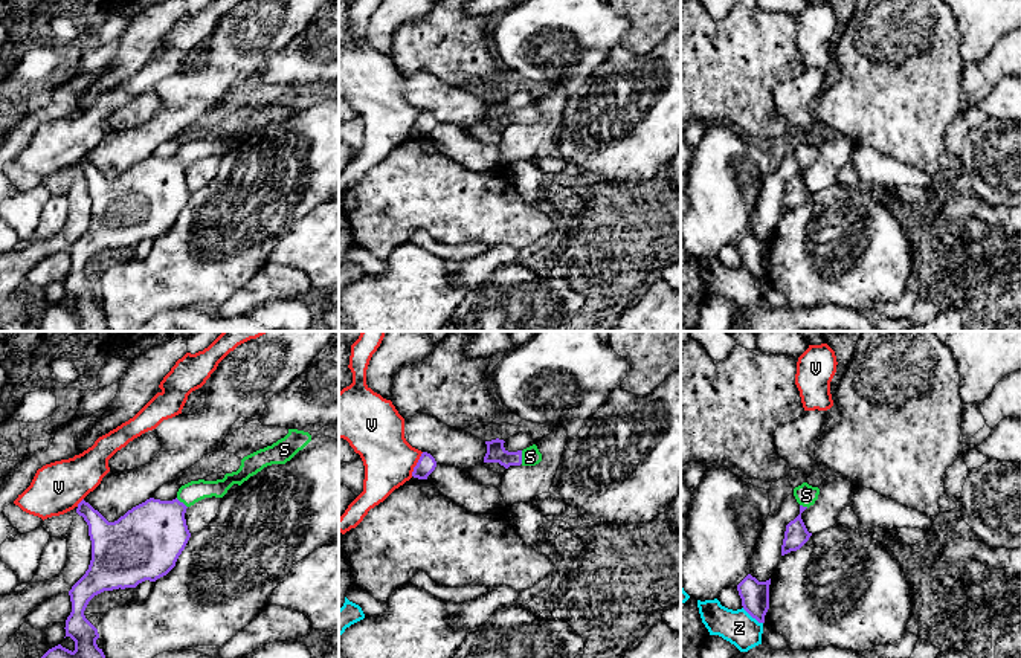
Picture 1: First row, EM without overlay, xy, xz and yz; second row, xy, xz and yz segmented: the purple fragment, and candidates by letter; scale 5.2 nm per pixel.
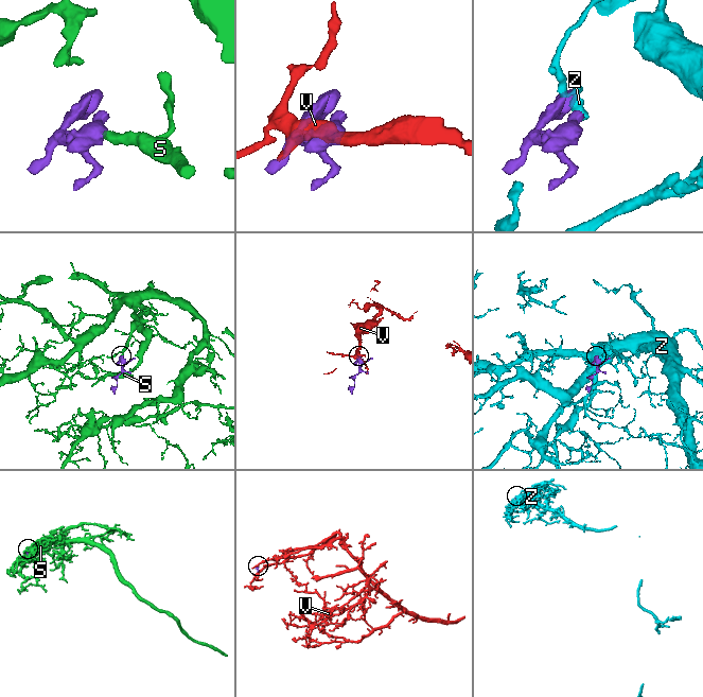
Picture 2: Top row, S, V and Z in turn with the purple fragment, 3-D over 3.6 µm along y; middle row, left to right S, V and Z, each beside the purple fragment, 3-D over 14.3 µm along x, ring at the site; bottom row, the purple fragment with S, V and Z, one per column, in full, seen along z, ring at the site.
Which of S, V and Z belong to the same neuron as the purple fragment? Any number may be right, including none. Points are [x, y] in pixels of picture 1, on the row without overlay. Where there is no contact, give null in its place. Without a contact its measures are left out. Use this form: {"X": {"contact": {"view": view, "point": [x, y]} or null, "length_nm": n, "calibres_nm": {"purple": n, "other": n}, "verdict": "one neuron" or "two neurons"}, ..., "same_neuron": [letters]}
{"S": {"contact": {"view": "xz", "point": [521, 115]}, "length_nm": 70, "calibres_nm": {"purple": 100, "other": 100}, "verdict": "one neuron"}, "V": {"contact": {"view": "xz", "point": [417, 122]}, "length_nm": 140, "calibres_nm": {"purple": 100, "other": 280}, "verdict": "two neurons"}, "Z": {"contact": {"view": "yz", "point": [753, 275]}, "length_nm": 140, "calibres_nm": {"purple": 150, "other": 180}, "verdict": "two neurons"}, "same_neuron": ["S"]}

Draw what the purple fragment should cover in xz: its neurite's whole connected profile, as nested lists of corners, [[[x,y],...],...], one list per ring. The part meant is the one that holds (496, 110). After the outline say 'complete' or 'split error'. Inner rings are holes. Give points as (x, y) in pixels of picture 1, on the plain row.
[[[491,98],[485,99],[487,111],[484,115],[484,121],[499,121],[505,127],[510,124],[536,124],[542,119],[542,111],[539,110],[537,104],[533,102],[523,108],[508,110],[504,105],[504,98]]]; split error

